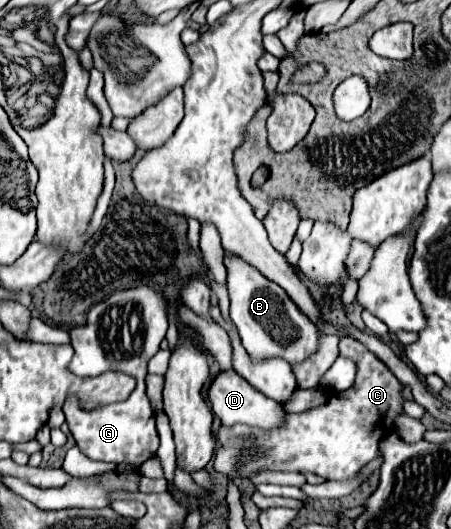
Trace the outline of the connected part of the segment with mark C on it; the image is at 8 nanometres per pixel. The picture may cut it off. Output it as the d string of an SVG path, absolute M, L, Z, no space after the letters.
M341 338L339 350L343 356L353 358L357 366L357 380L355 384L345 390L329 396L329 402L311 408L307 412L299 414L287 414L287 426L283 430L271 430L271 434L263 434L261 430L251 430L249 426L221 426L217 432L217 442L219 450L215 456L215 470L229 474L231 470L241 470L241 472L253 472L263 468L269 470L283 470L283 472L313 472L323 476L325 480L353 480L371 460L377 458L377 444L383 438L385 427L394 427L395 414L403 410L403 396L401 396L401 384L399 380L391 374L391 370L371 352L367 350L361 342L355 338Z

